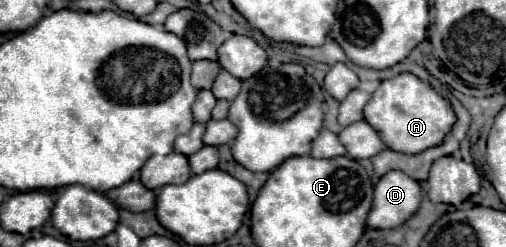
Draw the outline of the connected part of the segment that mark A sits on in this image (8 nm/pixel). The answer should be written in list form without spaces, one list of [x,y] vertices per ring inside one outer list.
[[[403,72],[389,80],[383,80],[367,102],[365,120],[381,134],[381,140],[395,152],[419,154],[427,148],[439,146],[445,134],[455,124],[455,112],[451,102],[437,94],[427,82],[419,80],[415,74]]]

